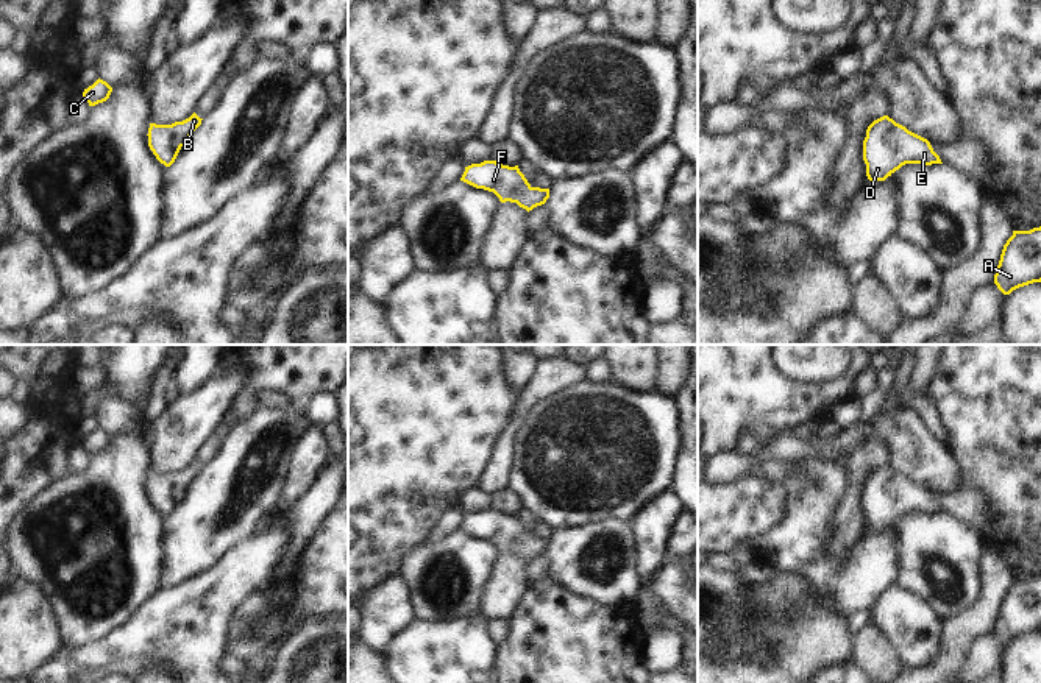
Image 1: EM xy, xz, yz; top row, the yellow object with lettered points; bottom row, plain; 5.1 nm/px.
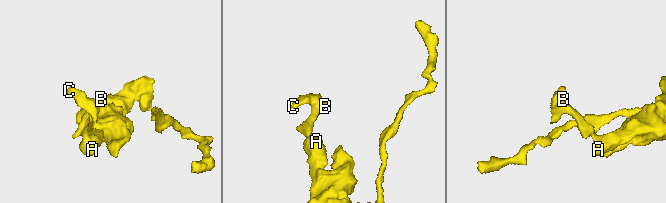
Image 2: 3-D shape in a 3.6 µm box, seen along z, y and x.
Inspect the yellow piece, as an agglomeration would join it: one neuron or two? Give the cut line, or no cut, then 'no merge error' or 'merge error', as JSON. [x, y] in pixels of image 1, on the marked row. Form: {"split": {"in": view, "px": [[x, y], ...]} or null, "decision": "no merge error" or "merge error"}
{"split": null, "decision": "no merge error"}

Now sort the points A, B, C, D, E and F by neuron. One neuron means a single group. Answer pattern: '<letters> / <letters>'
A B C D E F

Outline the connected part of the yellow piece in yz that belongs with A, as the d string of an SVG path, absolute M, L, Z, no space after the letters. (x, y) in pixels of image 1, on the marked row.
M1041 226L1013 231L994 274L994 284L1004 295L1033 282L1041 282Z

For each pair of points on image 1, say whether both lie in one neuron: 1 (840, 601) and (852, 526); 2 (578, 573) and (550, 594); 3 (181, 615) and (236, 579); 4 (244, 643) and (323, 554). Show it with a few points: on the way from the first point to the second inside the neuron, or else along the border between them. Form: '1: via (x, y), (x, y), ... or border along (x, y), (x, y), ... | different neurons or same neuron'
1: border along (866, 526), (862, 537), (843, 557), (827, 551) | different neurons
2: border along (550, 573), (572, 590), (596, 598) | different neurons
3: via (195, 615), (206, 610), (222, 593) | same neuron
4: via (273, 629), (289, 626), (323, 588), (323, 583) | same neuron

